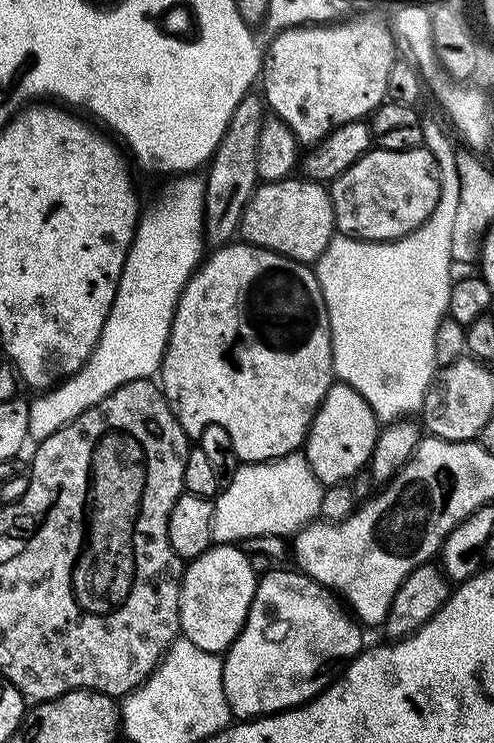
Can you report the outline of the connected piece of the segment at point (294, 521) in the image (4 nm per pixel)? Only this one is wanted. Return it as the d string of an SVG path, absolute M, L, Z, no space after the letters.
M303 453L277 460L243 463L213 503L212 539L215 543L237 543L248 537L290 536L311 523L319 514L325 487L313 474Z

